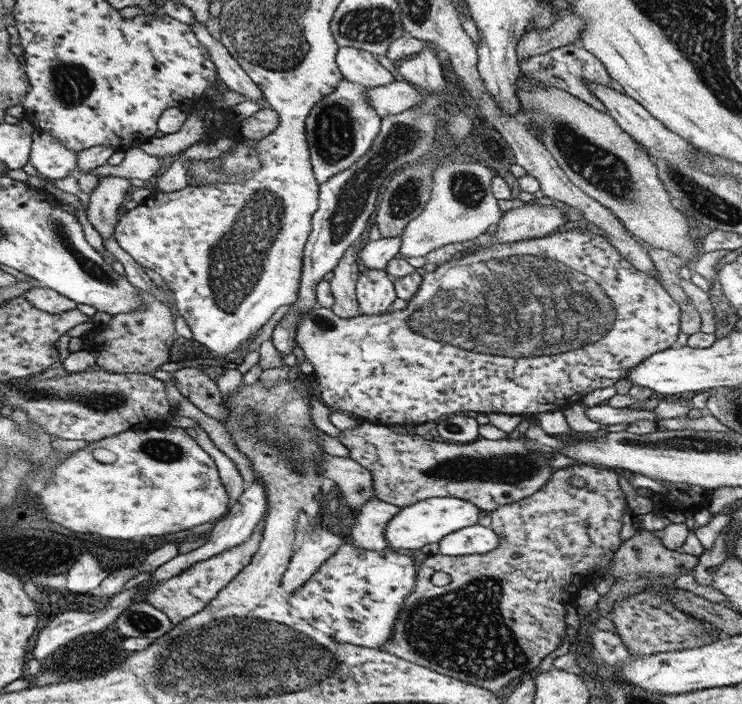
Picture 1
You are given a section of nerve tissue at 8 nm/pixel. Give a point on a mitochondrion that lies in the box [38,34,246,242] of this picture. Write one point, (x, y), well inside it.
(71, 84)

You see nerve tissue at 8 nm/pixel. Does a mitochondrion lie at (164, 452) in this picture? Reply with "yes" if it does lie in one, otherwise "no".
yes

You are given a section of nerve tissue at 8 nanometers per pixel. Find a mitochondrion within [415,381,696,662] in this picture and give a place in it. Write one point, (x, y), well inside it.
(511, 469)

